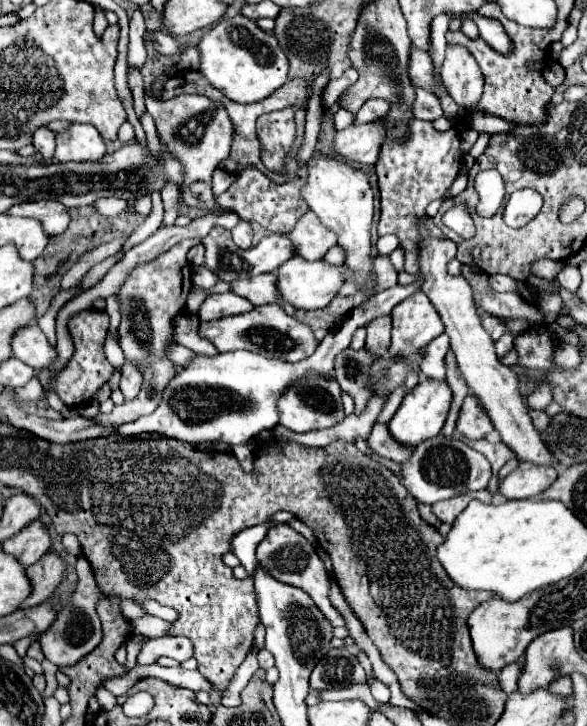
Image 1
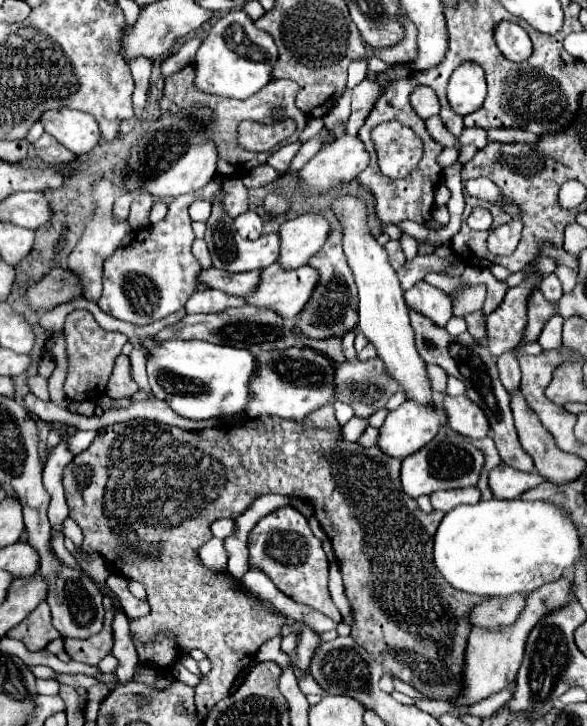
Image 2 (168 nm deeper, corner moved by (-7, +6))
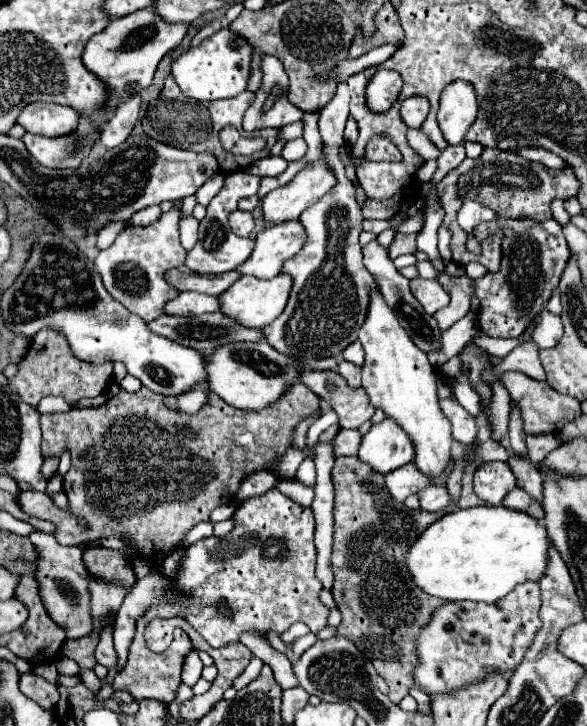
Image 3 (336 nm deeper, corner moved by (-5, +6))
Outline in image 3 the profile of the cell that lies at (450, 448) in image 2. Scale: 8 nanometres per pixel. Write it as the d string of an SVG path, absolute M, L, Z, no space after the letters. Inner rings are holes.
M407 463L401 469L387 473L387 477L385 477L387 493L395 501L405 501L411 493L419 493L419 489L423 489L427 485L433 485L433 481L427 479L423 473L419 473L413 463Z

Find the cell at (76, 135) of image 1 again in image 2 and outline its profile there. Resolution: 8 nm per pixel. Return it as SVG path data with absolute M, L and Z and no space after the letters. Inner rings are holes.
M53 109L41 115L45 131L75 155L85 155L99 145L101 133L93 115L83 111Z

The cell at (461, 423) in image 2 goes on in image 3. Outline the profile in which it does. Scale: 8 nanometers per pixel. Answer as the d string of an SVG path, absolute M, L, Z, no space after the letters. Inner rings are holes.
M445 399L439 403L445 417L451 421L453 427L453 439L465 445L471 445L477 437L477 425L475 417L471 417L455 399Z

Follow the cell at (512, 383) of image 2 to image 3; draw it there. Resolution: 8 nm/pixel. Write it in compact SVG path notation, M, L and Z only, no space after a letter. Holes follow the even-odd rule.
M511 403L511 413L509 413L509 447L511 447L511 453L519 457L527 455L523 423L519 419L519 409L513 409L513 403Z

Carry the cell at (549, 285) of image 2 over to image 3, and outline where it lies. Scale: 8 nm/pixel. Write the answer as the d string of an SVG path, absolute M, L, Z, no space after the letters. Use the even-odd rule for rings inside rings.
M549 311L541 313L541 321L535 325L531 339L539 345L539 349L551 349L559 343L559 339L563 337L563 325L561 325L561 317L553 315Z

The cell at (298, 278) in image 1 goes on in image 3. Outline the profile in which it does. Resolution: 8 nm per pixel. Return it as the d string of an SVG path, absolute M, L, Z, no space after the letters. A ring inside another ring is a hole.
M251 275L239 277L239 281L235 281L225 293L219 295L219 311L225 317L239 321L239 325L243 325L243 327L261 329L261 327L269 325L275 317L279 317L279 313L283 313L289 291L291 291L291 283L293 281L289 275L279 275L273 279L257 279Z

